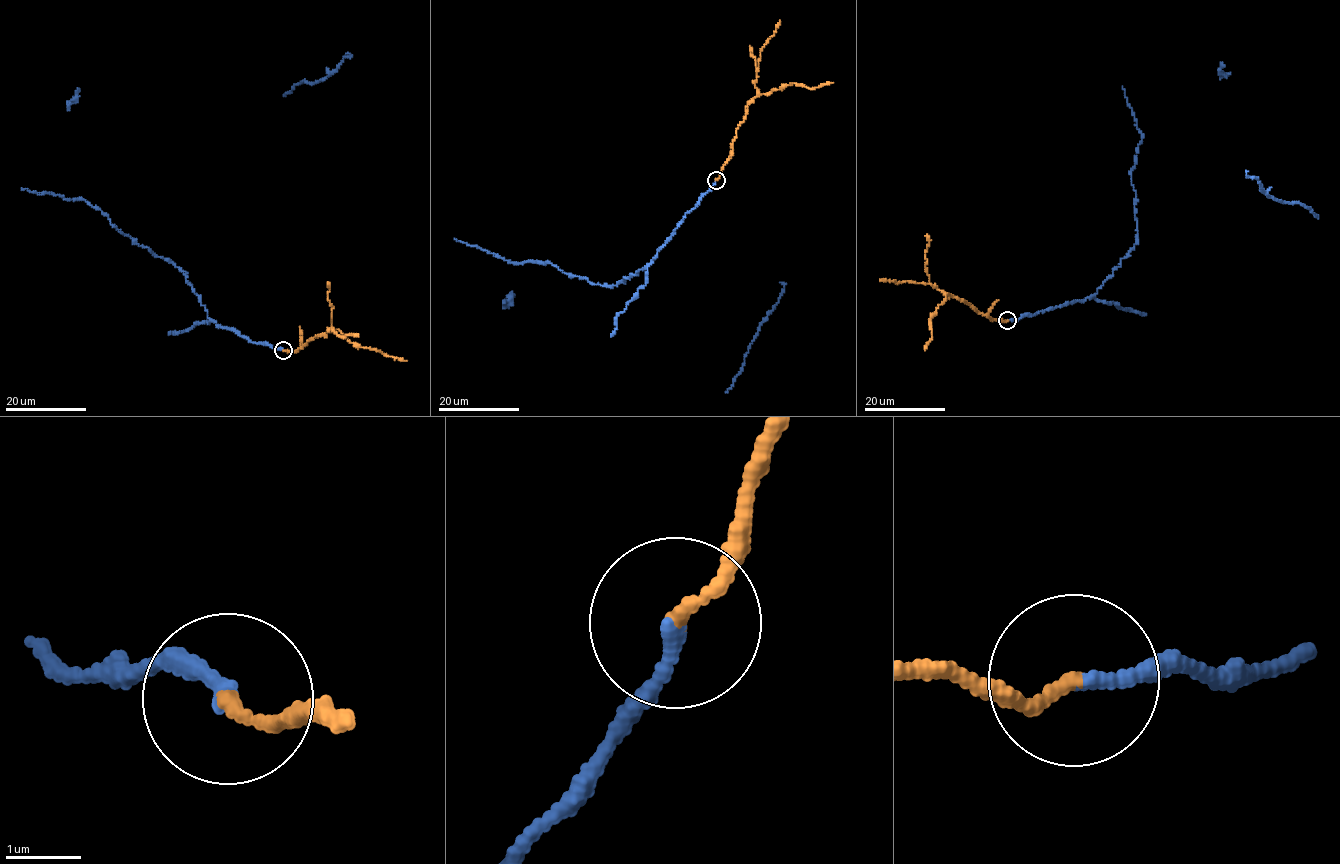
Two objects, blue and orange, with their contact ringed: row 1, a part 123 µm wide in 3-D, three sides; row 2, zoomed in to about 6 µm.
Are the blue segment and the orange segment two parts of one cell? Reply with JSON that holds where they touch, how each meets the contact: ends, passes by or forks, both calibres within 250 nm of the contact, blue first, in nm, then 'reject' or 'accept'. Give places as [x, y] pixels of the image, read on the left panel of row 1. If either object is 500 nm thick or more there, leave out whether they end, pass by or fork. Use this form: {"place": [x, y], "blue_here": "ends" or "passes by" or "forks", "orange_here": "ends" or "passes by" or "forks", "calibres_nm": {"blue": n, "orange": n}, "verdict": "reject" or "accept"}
{"place": [283, 350], "blue_here": "ends", "orange_here": "ends", "calibres_nm": {"blue": 200, "orange": 180}, "verdict": "reject"}

